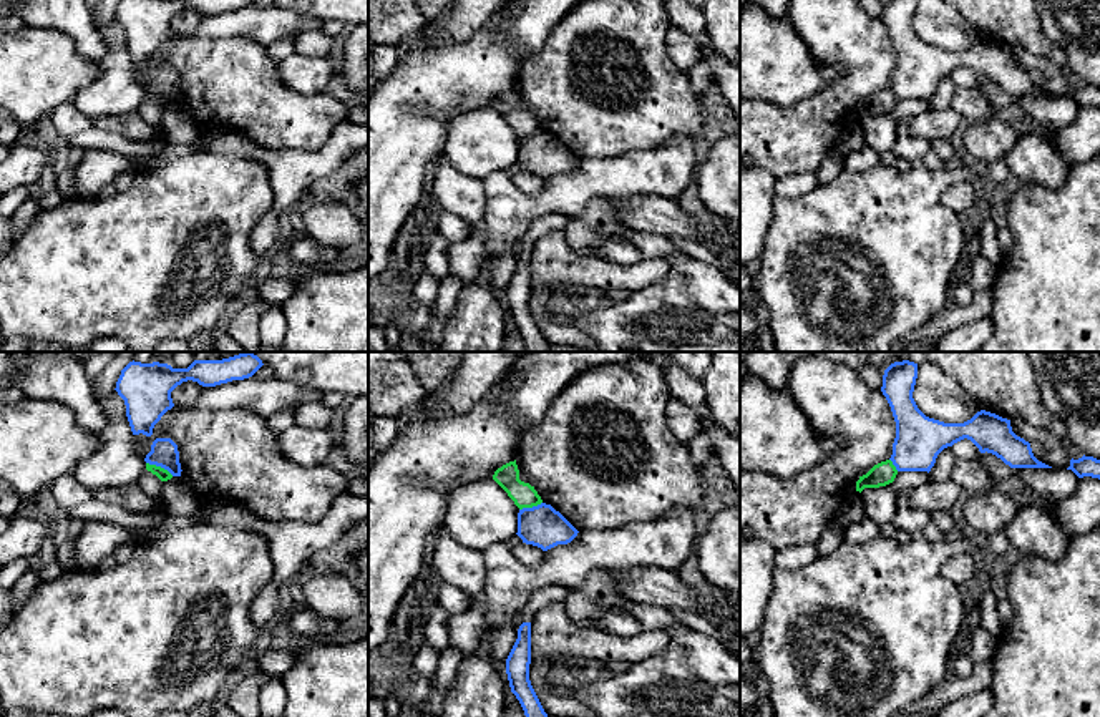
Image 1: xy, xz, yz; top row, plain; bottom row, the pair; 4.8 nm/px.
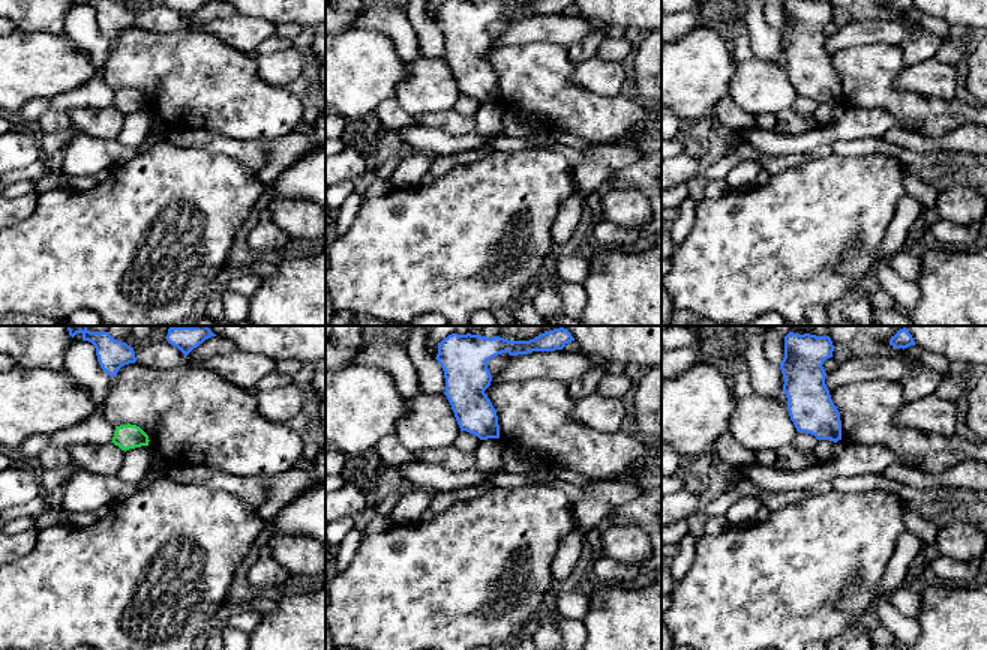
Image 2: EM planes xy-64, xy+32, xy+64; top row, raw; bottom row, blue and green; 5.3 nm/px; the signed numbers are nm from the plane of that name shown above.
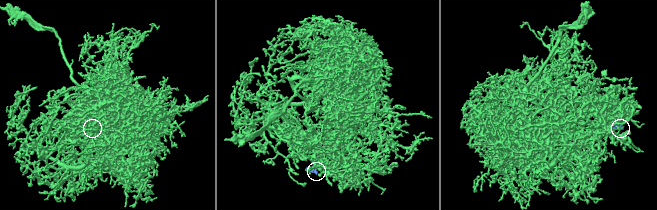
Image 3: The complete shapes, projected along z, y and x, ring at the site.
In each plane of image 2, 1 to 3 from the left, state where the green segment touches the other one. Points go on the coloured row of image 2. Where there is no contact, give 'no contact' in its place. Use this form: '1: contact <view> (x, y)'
1: no contact
2: no contact
3: no contact

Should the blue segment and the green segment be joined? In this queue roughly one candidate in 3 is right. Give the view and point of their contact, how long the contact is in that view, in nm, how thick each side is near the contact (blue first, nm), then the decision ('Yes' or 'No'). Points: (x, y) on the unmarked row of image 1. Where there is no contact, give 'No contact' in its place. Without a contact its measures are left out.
Touches blue at xy (160, 93). Shared border 150 nm. Thickness 130 nm (blue) against 60 nm. No

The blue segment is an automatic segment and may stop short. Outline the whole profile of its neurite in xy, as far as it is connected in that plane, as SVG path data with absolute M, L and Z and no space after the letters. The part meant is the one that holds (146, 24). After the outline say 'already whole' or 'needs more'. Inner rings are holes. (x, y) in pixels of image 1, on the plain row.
M121 0L116 20L124 28L133 63L153 63L154 53L174 35L171 20L192 8L202 15L216 15L244 8L256 0Z; already whole

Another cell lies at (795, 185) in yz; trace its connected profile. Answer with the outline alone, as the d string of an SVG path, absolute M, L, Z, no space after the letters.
M816 173L790 174L776 179L775 191L781 198L798 198L811 193L818 184Z

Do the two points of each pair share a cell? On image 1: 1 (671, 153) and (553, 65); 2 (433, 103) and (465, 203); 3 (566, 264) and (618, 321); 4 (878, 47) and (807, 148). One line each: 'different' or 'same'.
1: different
2: different
3: different
4: same

